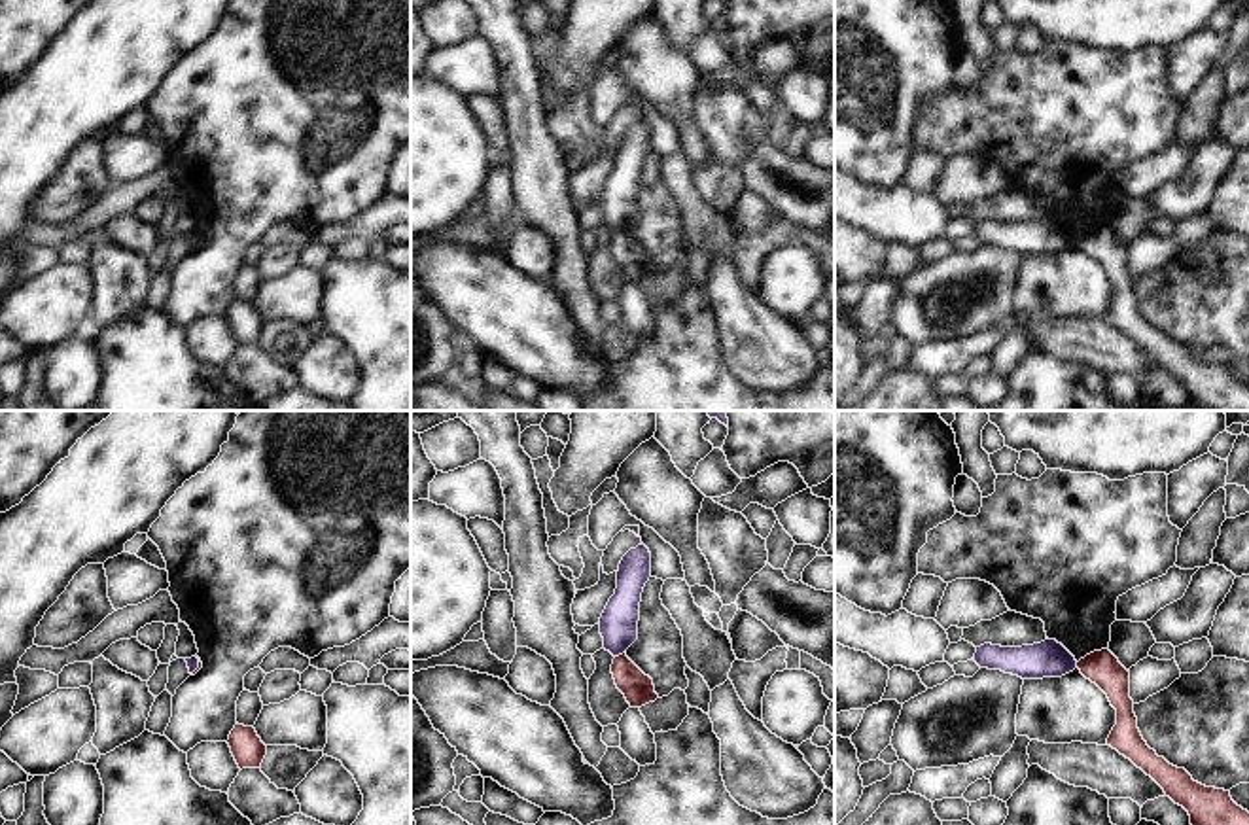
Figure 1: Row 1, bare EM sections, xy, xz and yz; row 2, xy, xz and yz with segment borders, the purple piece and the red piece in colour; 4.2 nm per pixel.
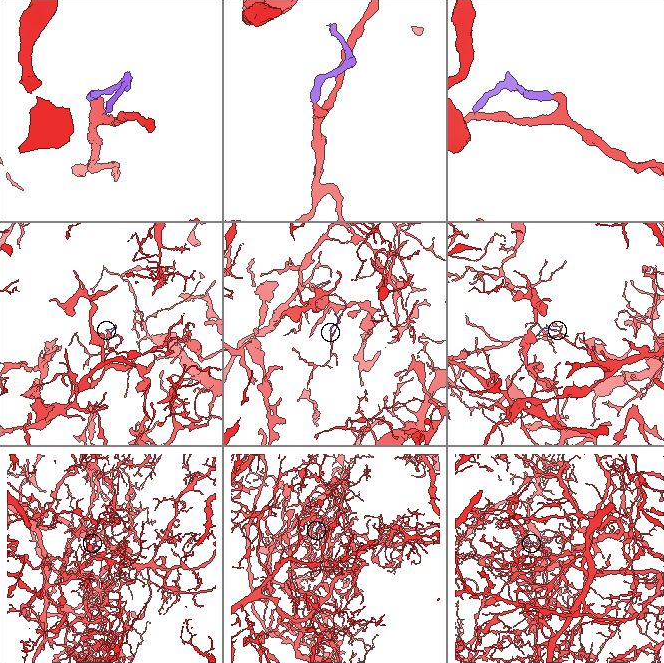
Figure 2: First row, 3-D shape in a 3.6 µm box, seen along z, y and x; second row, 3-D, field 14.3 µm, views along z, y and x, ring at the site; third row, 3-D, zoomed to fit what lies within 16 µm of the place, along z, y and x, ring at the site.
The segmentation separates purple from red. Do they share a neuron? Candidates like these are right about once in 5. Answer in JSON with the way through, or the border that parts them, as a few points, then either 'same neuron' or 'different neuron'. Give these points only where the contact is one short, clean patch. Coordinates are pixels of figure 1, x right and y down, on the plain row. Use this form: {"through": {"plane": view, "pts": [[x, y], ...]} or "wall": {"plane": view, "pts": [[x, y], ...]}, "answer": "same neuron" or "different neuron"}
{"wall": {"plane": "xz", "pts": [[625, 228], [615, 233]]}, "answer": "different neuron"}

